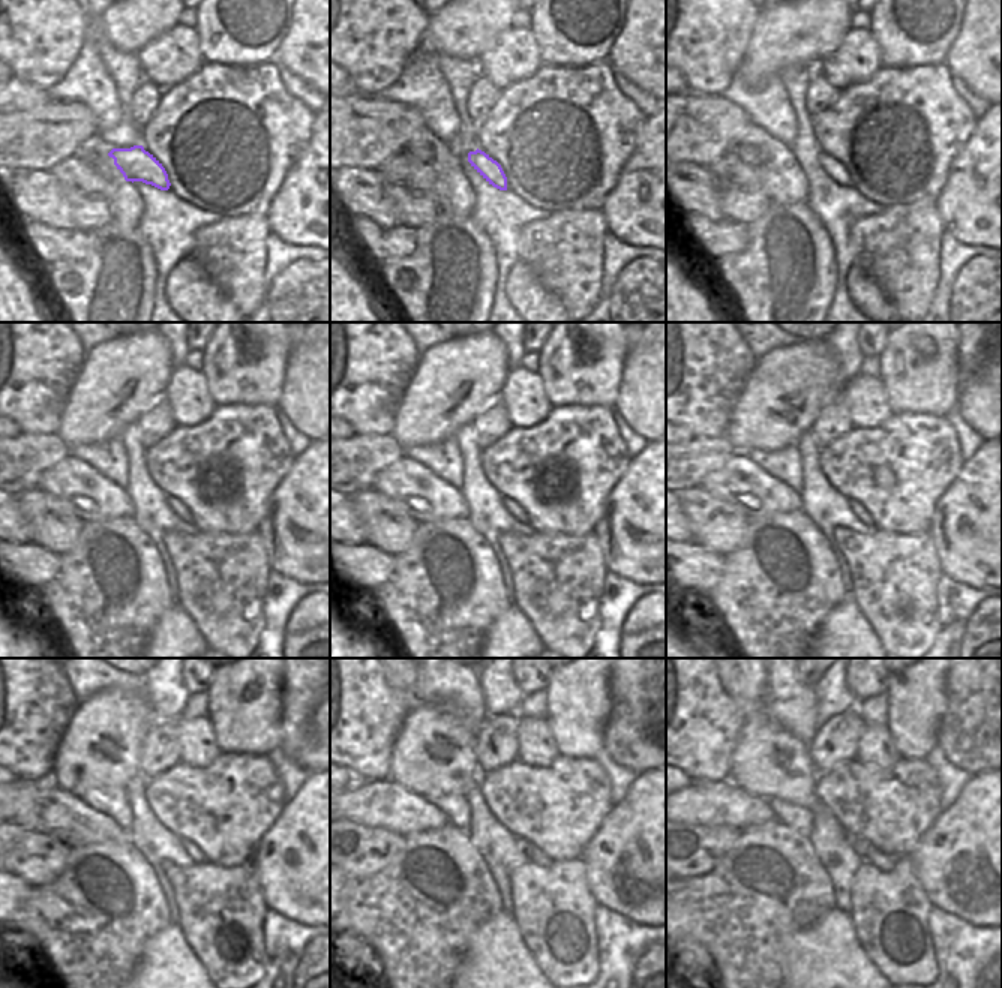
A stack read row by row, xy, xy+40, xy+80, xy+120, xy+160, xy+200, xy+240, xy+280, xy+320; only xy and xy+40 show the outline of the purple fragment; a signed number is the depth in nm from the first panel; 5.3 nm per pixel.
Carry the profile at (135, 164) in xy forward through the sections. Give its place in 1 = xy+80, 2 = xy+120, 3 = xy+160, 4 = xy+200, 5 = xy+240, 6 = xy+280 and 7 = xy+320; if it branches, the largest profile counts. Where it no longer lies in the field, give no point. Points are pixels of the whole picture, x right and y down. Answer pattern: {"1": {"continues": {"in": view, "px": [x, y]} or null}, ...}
{"1": {"continues": {"in": "xy+80", "px": [834, 170]}}, "2": {"continues": {"in": "xy+120", "px": [176, 505]}}, "3": {"continues": {"in": "xy+160", "px": [513, 507]}}, "4": {"continues": {"in": "xy+200", "px": [858, 510]}}, "5": {"continues": {"in": "xy+240", "px": [192, 850]}}, "6": {"continues": {"in": "xy+280", "px": [533, 853]}}, "7": {"continues": {"in": "xy+320", "px": [873, 856]}}}

